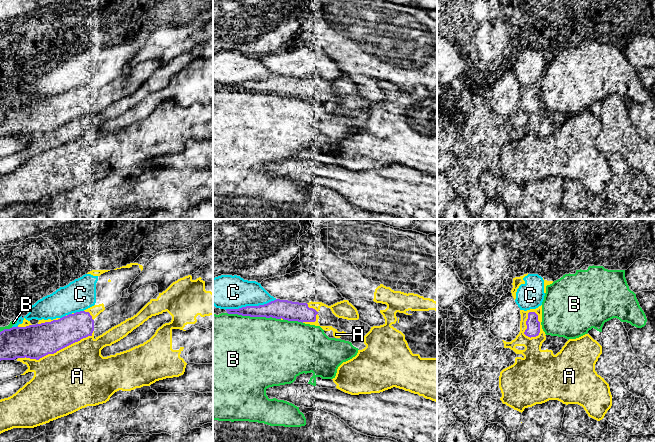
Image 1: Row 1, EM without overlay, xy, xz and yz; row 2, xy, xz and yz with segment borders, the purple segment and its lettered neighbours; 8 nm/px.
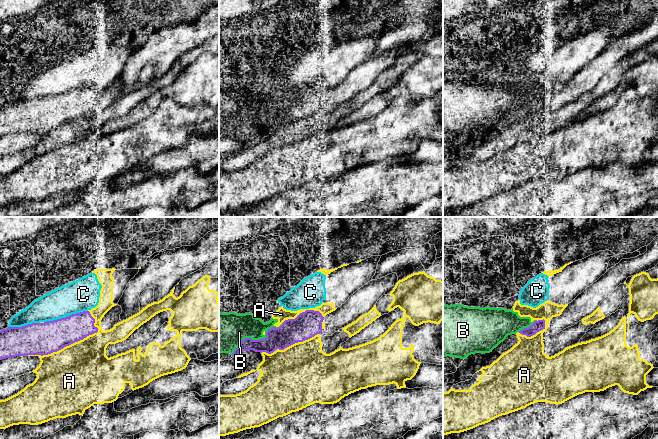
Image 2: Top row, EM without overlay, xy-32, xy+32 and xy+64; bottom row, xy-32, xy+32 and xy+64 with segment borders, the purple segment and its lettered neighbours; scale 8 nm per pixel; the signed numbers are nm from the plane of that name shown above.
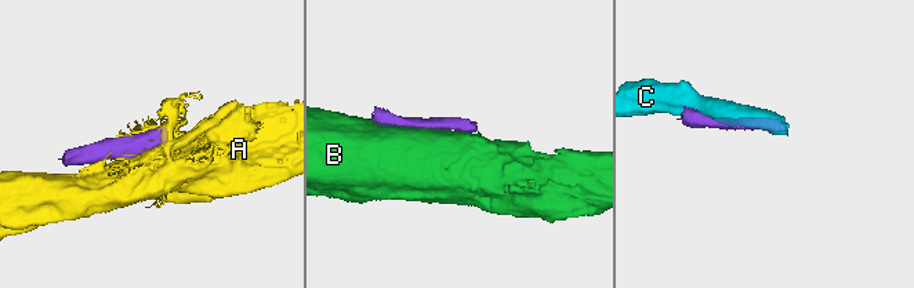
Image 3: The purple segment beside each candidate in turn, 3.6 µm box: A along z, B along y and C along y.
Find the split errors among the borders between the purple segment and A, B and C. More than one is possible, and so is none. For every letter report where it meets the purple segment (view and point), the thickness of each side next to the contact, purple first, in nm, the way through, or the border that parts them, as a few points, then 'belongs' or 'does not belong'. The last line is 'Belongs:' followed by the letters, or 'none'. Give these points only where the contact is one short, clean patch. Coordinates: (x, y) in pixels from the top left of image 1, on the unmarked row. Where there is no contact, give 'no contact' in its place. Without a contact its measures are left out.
A: contact xy (56, 127); calibres 280 and 500 nm; does not belong
B: contact xz (254, 92); calibres 150 and 500 nm; does not belong
C: contact xz (250, 82); calibres 150 and 280 nm; does not belong
Belongs: none

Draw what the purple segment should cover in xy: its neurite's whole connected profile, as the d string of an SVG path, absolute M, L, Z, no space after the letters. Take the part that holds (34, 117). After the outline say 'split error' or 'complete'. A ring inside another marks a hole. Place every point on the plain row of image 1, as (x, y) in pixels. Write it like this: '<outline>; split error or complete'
M156 60L142 62L94 96L89 88L80 87L51 98L4 105L0 108L0 137L25 133L39 136L93 110L98 113L136 91L156 70Z; split error

